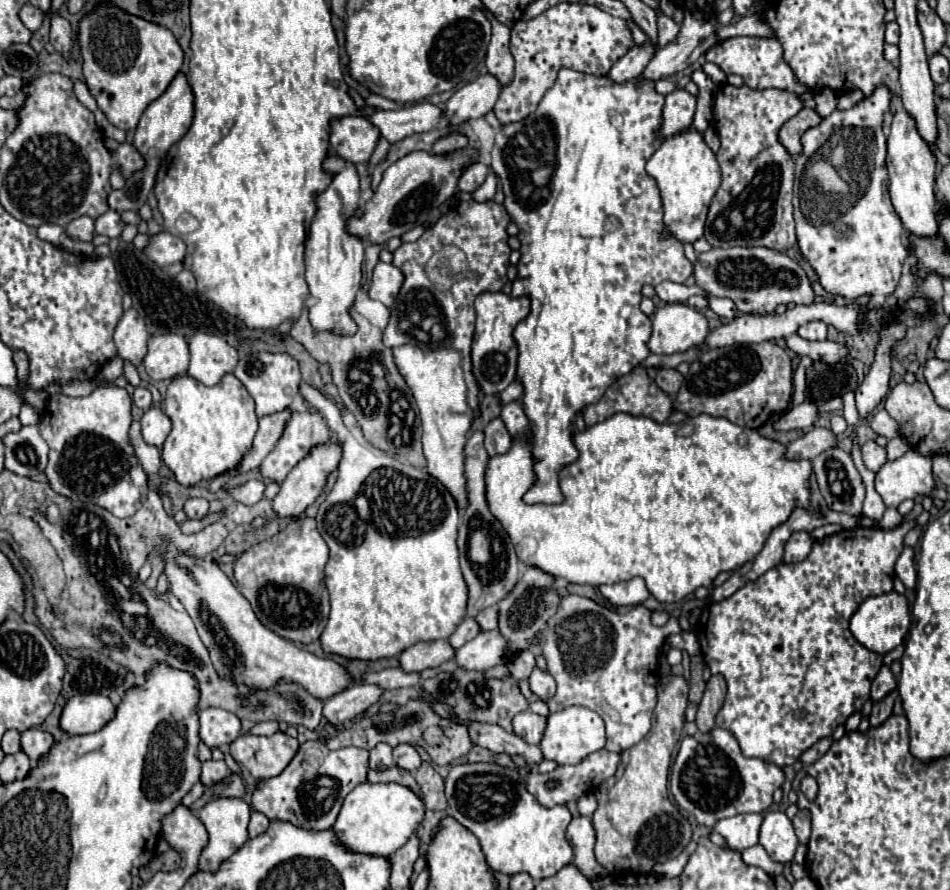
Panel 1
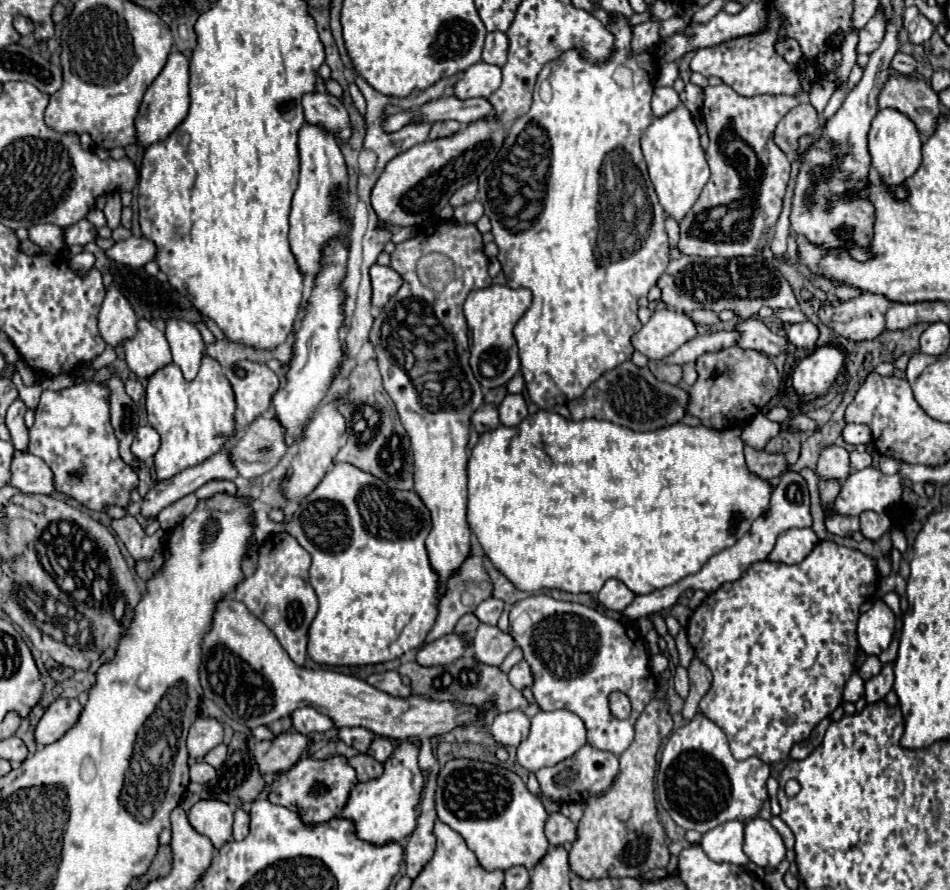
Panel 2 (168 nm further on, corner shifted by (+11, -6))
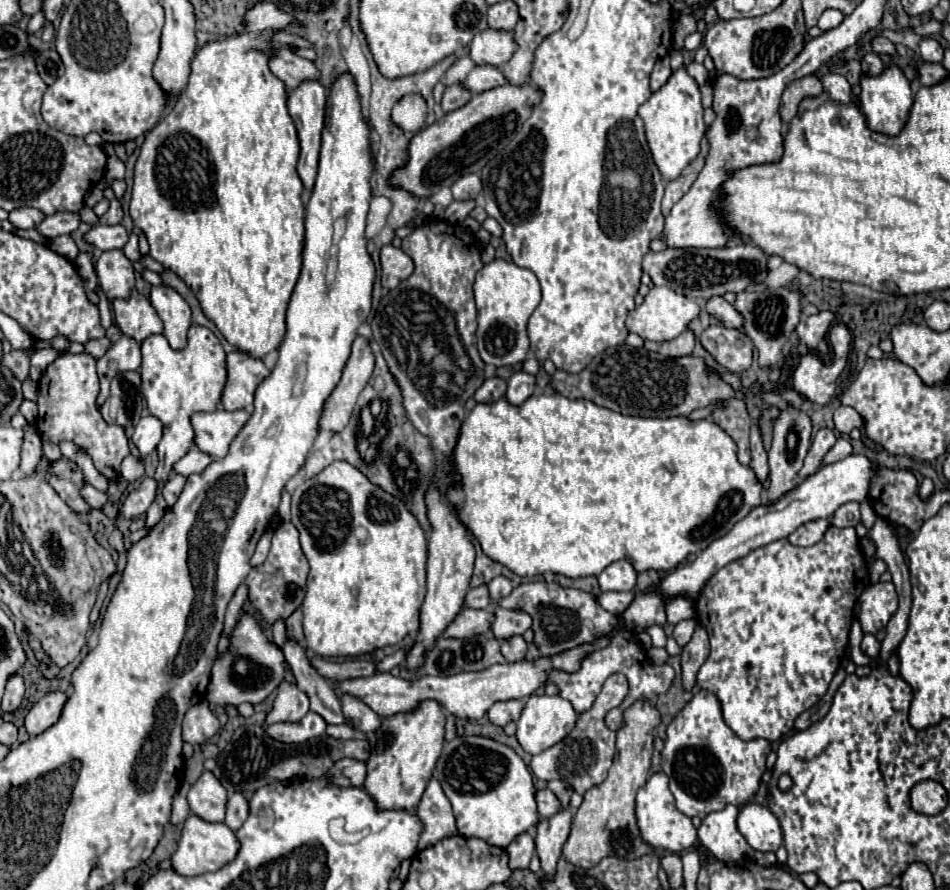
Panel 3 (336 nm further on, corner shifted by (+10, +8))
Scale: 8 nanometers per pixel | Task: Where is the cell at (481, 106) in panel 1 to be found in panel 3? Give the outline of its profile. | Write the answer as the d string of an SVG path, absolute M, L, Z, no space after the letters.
M485 29L485 31L477 33L475 39L471 41L469 57L473 59L475 65L501 67L505 61L511 59L513 53L515 53L513 33Z

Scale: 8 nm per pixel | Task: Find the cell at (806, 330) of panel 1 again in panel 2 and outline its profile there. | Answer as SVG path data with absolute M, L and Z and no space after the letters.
M810 321L790 325L790 329L788 329L788 341L798 349L814 349L818 335L820 335L818 327Z

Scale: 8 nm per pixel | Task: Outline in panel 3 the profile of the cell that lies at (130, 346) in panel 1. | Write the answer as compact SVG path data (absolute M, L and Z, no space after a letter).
M105 251L95 263L95 271L109 301L125 299L135 289L135 271L123 251Z

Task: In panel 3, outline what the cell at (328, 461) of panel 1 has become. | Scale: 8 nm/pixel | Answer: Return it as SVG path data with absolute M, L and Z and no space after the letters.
M357 337L351 349L351 357L343 369L343 377L323 405L319 417L319 427L323 431L329 433L343 431L343 427L349 423L359 393L363 391L373 373L373 365L375 357L369 349L369 343L363 337Z

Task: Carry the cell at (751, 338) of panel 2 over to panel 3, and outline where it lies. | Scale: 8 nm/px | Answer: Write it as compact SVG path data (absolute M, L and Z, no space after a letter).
M711 297L707 303L705 303L705 309L717 317L727 329L743 329L745 325L745 319L741 317L741 313L737 313L737 309L727 303L723 297Z

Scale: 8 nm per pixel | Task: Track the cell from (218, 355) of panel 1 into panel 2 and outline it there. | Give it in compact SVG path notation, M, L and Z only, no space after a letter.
M184 319L166 321L166 339L170 343L172 361L182 369L186 379L194 379L204 357L204 341L200 331Z

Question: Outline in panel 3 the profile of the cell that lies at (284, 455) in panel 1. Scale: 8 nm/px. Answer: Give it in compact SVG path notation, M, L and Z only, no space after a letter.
M221 407L213 413L193 413L191 423L195 429L197 447L215 459L225 457L233 437L237 437L249 417L251 413L245 409L225 411Z

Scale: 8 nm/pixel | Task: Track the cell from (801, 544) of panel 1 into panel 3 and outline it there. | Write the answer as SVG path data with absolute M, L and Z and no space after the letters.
M815 519L815 521L809 521L809 523L803 523L797 531L793 531L787 539L791 545L799 545L799 547L811 547L815 545L823 533L827 531L829 527L829 521L827 519Z

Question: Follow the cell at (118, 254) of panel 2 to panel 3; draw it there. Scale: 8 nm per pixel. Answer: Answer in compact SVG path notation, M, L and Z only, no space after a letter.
M97 225L85 235L85 239L91 245L99 247L101 251L111 251L111 249L123 249L125 243L129 241L129 233L123 225L111 225L111 227Z

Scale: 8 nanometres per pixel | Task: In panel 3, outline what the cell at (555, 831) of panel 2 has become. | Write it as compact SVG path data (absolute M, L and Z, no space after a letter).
M543 789L537 791L537 807L543 817L551 817L561 811L561 801L557 801L557 795L551 789Z

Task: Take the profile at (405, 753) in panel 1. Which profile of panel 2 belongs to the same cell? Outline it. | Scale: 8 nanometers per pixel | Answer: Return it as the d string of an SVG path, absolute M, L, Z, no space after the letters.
M374 737L374 741L368 747L368 753L380 763L384 763L392 755L392 751L394 751L394 743L386 737Z

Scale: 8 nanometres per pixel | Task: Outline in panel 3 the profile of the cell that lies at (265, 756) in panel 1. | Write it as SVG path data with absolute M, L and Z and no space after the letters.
M309 711L297 723L267 725L265 733L269 733L269 737L273 737L275 741L281 741L281 743L305 743L305 741L309 741L313 737L323 735L325 727L327 727L327 723L323 721L323 717L319 717L317 713Z

